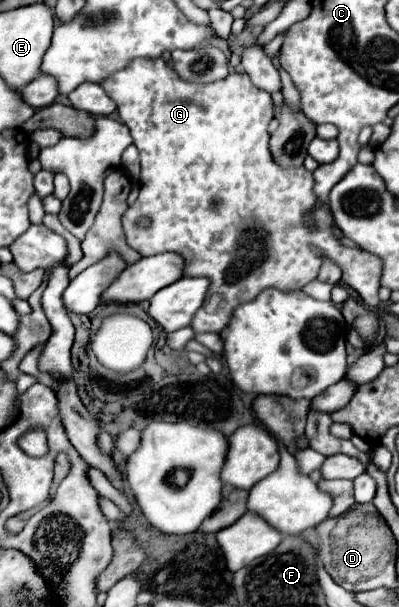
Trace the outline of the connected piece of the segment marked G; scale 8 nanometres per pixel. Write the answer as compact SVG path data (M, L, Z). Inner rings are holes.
M161 58L159 60L137 60L135 64L131 64L131 68L123 70L123 72L115 72L115 76L109 78L109 80L105 80L101 86L115 100L117 110L119 110L119 118L131 130L133 144L137 146L139 156L141 156L141 178L139 178L141 192L139 192L139 198L135 200L135 204L131 204L127 208L127 212L123 214L123 228L125 228L127 244L131 248L135 248L141 256L153 256L153 254L161 254L161 252L177 252L177 254L185 256L185 264L187 264L185 266L185 276L207 276L211 280L211 286L209 286L209 292L207 292L207 300L197 310L197 314L193 316L193 322L191 322L191 326L193 326L195 332L221 332L227 326L233 308L239 306L241 302L253 300L265 288L301 290L307 282L311 282L311 280L317 278L321 258L337 260L337 264L343 270L341 282L347 284L347 286L351 286L353 290L357 290L366 307L376 310L379 309L381 303L379 302L377 292L379 292L379 270L383 270L383 260L379 256L371 254L371 252L343 246L339 242L339 238L333 236L335 222L333 222L333 214L331 214L331 210L327 206L321 206L319 210L315 210L315 220L319 224L319 228L315 232L311 232L311 230L307 230L303 226L303 212L309 210L309 208L313 208L315 202L317 202L317 196L313 192L313 174L305 166L279 166L279 164L275 164L275 160L271 156L271 150L269 150L269 134L267 134L267 126L273 120L273 100L271 100L271 96L265 90L255 88L253 82L249 80L249 76L245 72L233 72L227 78L217 80L217 82L211 82L211 84L191 84L191 82L181 80L175 74L175 70L169 68ZM141 218L147 218L149 220L149 226L147 228L141 228L139 226L139 220ZM243 258L263 258L263 260L259 260L259 262L247 262Z

